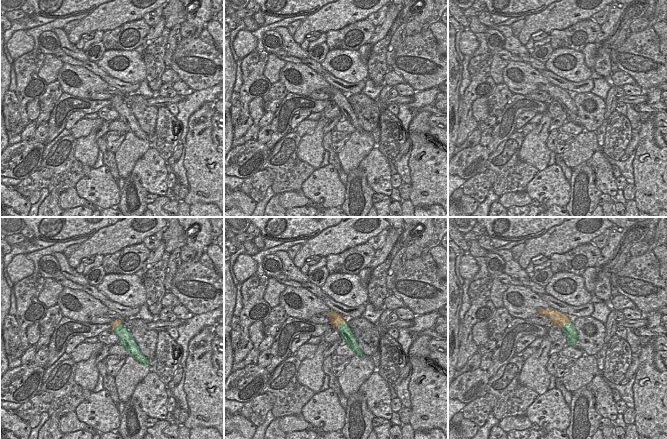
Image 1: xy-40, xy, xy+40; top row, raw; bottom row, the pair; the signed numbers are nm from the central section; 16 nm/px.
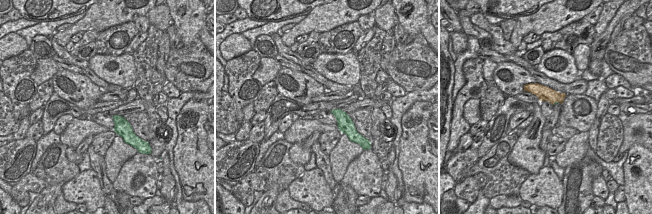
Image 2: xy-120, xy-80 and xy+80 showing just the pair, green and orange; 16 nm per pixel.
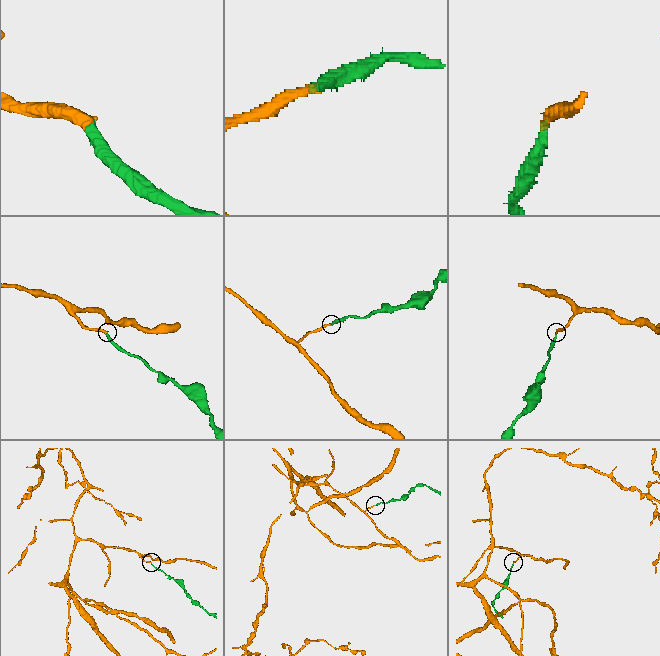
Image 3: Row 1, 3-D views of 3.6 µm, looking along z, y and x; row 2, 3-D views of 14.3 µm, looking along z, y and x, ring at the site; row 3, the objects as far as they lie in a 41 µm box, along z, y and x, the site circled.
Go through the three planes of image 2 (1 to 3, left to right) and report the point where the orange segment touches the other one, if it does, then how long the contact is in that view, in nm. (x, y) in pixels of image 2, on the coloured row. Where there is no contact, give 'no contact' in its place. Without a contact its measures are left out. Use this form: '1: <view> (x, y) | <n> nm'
1: no contact
2: no contact
3: xy+80 (556, 102) | 130 nm

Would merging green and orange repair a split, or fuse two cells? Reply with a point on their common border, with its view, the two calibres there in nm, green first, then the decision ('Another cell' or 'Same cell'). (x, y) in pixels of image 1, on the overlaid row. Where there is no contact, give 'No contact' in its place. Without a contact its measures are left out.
Touches green at xy+40 (566, 323). Thickness 220 nm (green) against 240 nm. Same cell.

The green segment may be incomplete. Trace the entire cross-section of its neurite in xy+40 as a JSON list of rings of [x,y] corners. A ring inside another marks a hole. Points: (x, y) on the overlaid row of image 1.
[[[539,307],[537,314],[547,316],[551,324],[555,324],[561,329],[563,335],[567,338],[567,345],[569,344],[574,347],[574,345],[578,341],[578,334],[573,325],[571,317],[550,307]]]

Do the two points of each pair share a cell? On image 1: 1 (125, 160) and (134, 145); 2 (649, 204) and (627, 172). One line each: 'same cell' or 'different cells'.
1: same cell
2: different cells

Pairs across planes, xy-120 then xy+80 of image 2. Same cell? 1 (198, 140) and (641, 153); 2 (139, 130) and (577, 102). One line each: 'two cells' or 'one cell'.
1: one cell
2: one cell

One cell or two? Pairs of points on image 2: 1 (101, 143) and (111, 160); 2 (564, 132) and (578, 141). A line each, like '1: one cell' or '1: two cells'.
1: two cells
2: two cells

